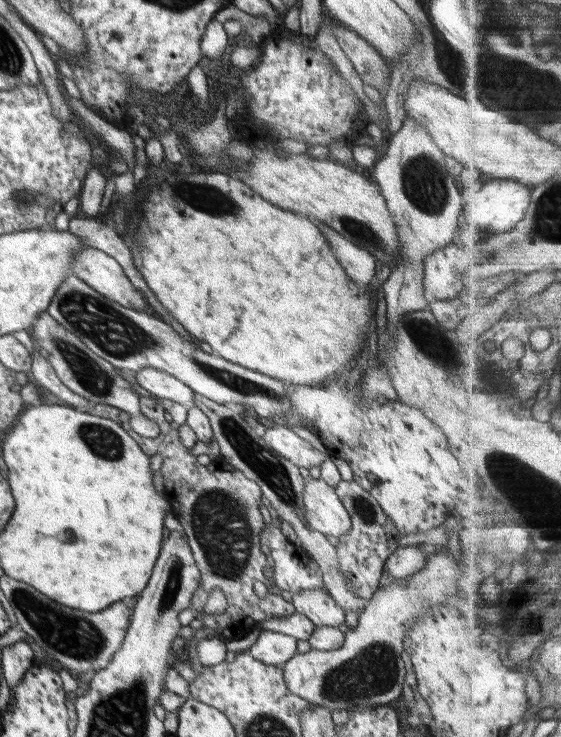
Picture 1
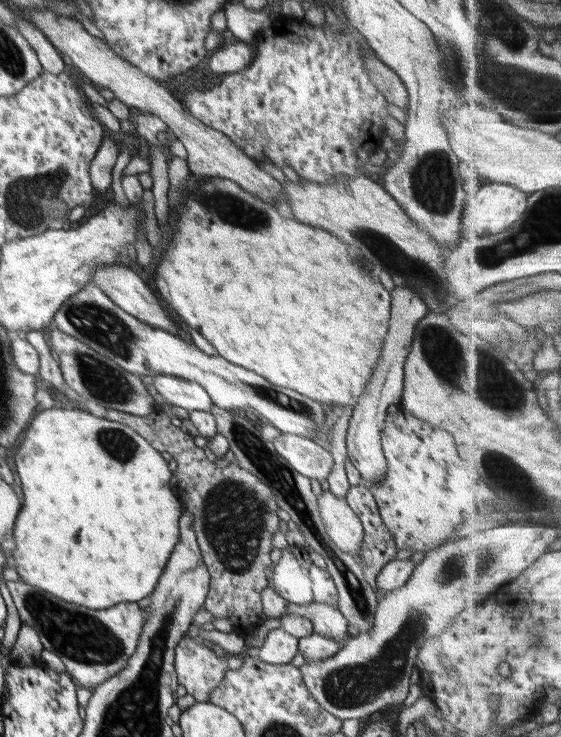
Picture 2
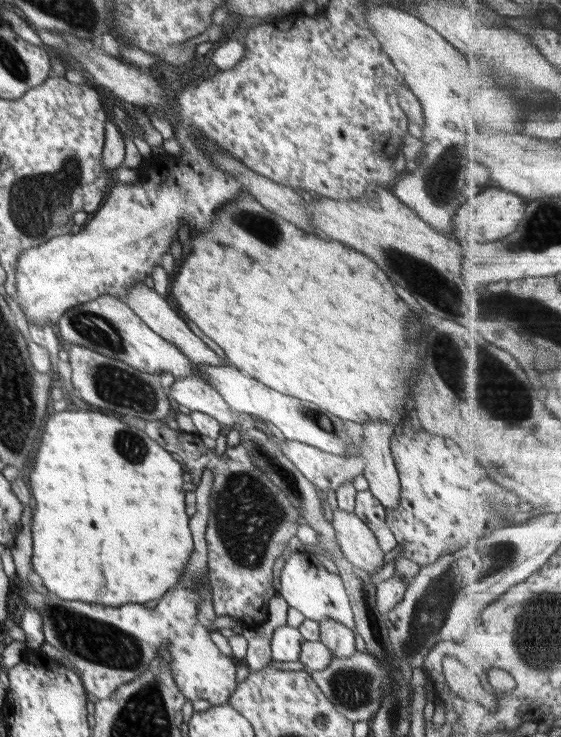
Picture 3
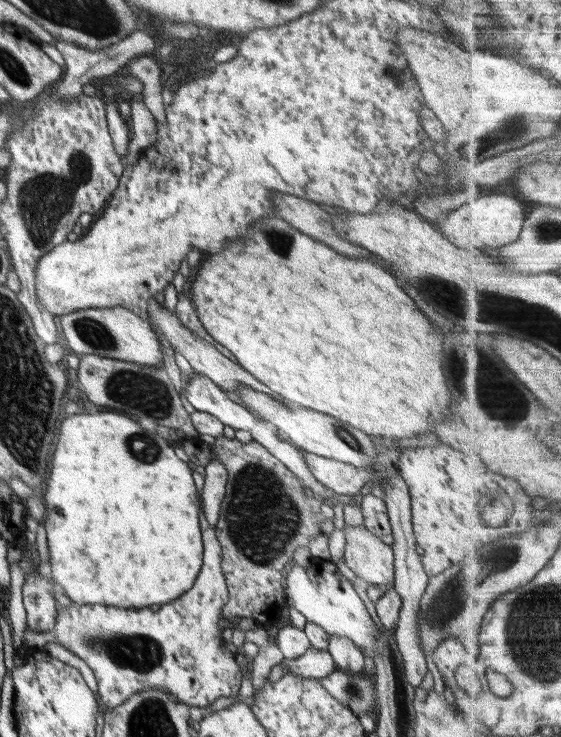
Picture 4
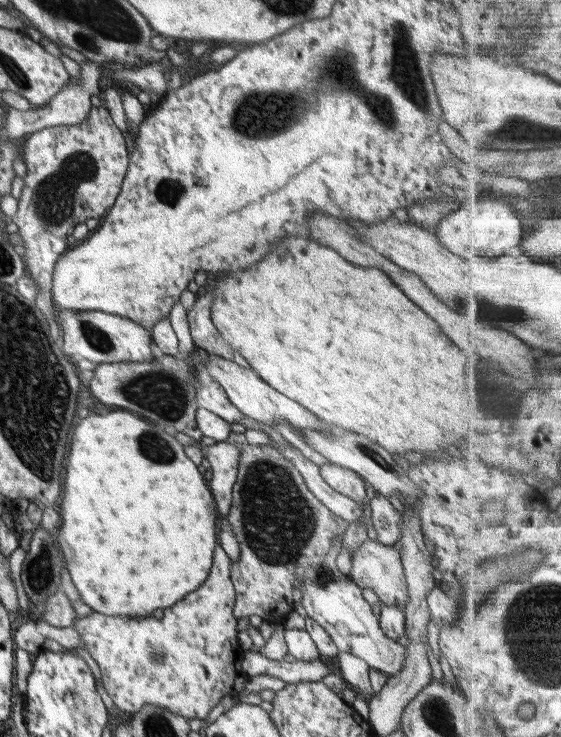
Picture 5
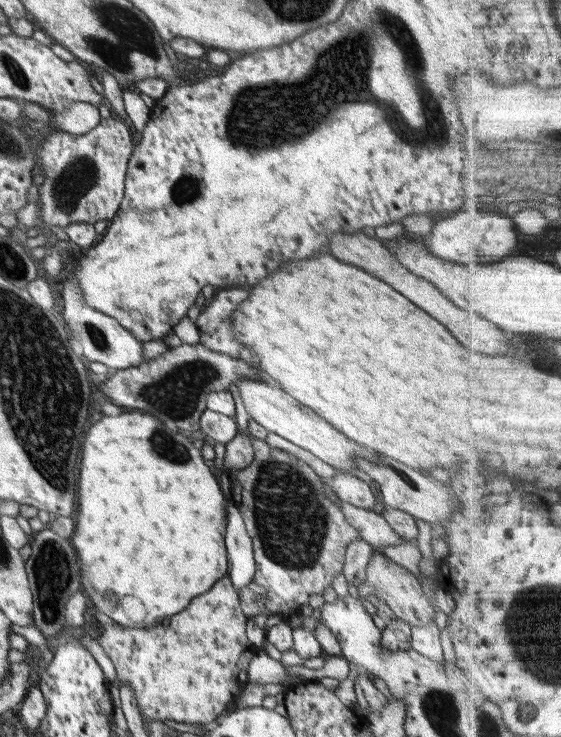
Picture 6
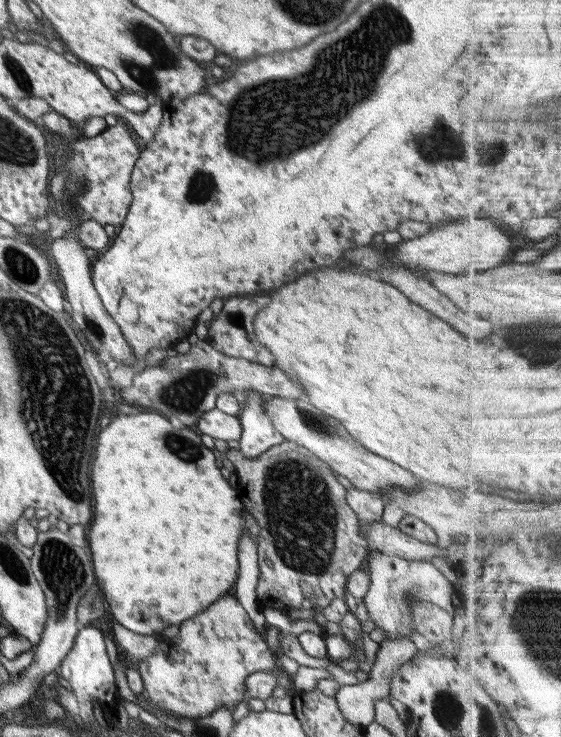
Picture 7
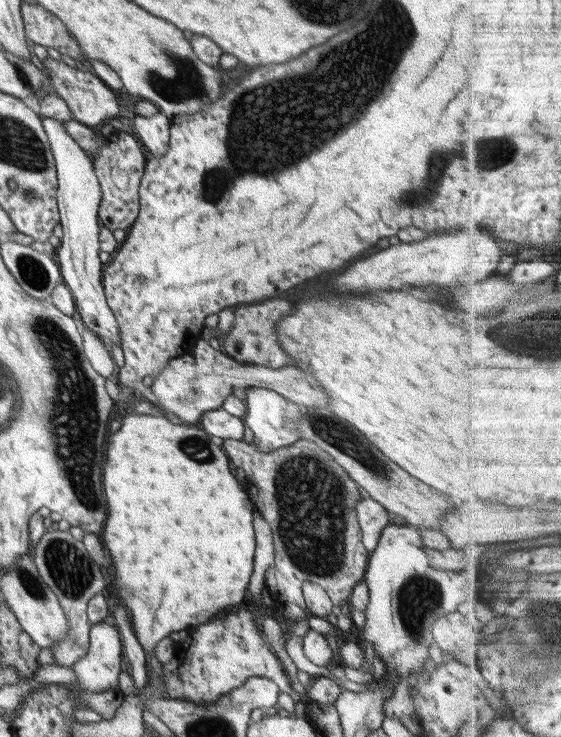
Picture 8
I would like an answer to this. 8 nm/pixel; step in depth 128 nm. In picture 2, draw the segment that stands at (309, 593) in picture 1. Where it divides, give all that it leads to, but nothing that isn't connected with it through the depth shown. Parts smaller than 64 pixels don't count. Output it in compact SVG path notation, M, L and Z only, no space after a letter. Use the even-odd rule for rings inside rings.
M312 602L299 606L298 604L287 603L287 609L288 612L294 612L294 615L300 615L311 620L313 632L338 639L342 645L350 638L348 620L337 608L330 604Z

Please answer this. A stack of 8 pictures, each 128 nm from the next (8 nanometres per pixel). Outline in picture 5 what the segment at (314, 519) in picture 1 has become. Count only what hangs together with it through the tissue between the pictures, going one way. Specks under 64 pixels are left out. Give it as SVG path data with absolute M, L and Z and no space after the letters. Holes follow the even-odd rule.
M366 539L358 545L354 551L354 557L351 558L352 569L348 577L360 588L370 588L374 590L378 598L386 606L398 606L405 611L405 605L408 600L408 586L402 560L396 546L385 545L376 540Z

